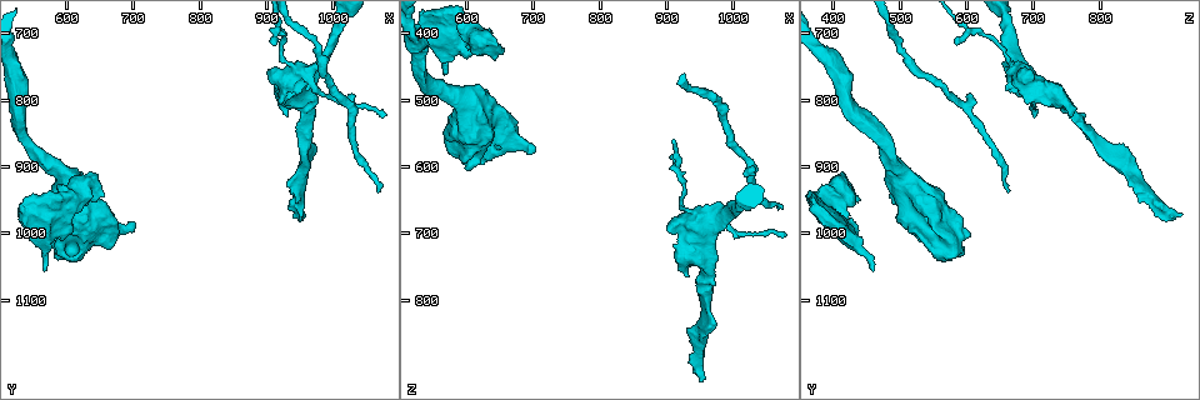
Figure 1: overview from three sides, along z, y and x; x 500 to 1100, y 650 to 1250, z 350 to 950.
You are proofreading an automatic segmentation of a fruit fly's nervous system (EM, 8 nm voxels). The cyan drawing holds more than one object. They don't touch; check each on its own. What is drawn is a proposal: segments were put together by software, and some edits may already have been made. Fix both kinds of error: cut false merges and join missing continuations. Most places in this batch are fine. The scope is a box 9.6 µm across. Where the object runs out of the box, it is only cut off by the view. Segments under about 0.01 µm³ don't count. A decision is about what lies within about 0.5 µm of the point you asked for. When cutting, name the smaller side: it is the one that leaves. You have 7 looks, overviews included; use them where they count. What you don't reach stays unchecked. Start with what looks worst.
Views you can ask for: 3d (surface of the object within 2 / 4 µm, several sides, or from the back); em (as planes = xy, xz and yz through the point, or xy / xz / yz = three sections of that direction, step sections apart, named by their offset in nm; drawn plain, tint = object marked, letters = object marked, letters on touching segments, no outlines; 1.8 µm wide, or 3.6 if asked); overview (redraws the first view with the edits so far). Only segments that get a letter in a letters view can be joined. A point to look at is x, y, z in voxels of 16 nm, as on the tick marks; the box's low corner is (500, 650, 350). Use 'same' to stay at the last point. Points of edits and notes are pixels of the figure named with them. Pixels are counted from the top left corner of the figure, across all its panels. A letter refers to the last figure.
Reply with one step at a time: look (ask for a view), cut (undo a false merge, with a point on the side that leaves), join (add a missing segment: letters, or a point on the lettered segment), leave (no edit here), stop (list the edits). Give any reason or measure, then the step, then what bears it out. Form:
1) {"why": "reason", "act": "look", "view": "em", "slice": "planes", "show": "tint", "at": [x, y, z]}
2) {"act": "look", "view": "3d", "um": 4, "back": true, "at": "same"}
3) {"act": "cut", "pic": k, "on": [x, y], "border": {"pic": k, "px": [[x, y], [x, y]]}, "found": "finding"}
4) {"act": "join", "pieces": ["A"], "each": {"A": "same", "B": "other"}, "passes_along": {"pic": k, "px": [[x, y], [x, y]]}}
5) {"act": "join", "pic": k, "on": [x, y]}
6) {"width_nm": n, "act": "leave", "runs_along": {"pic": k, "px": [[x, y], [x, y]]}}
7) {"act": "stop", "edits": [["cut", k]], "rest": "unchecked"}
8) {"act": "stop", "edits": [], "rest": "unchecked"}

{"why": "free end", "act": "look", "view": "em", "slice": "planes", "show": "letters", "at": [565, 1060, 460]}

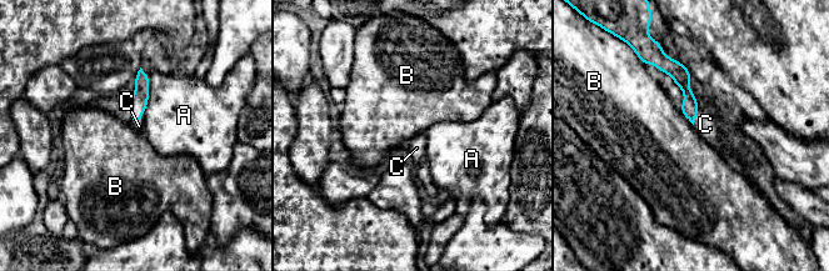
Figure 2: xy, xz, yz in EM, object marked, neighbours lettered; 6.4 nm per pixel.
{"act": "join", "pieces": ["C"], "each": {"A": "other", "B": "other", "C": "same"}, "passes_along": {"pic": 2, "px": [[689, 108], [697, 114], [705, 124]]}, "found": "the cell continues"}

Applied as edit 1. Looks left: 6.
{"act": "look", "view": "overview"}

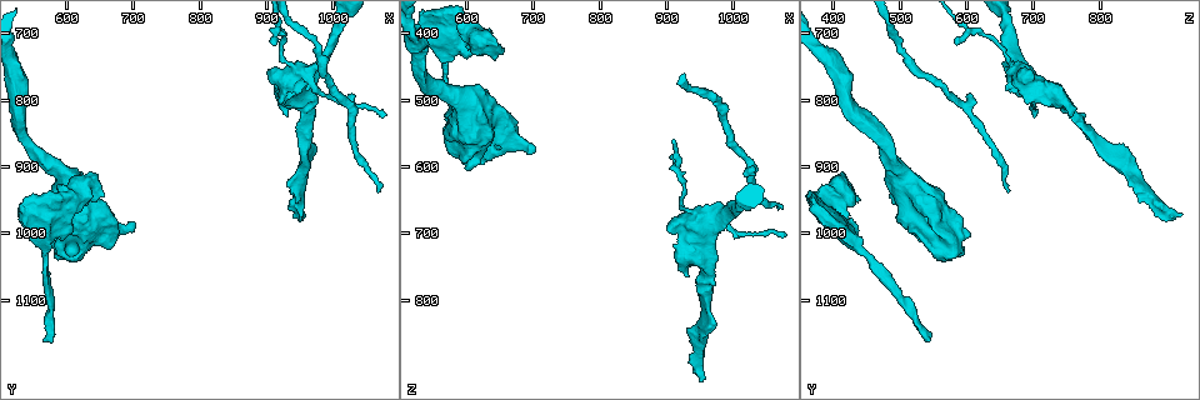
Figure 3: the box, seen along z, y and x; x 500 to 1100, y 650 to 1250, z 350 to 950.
{"why": "an open end", "act": "look", "view": "3d", "um": 2, "at": [655, 940, 420]}

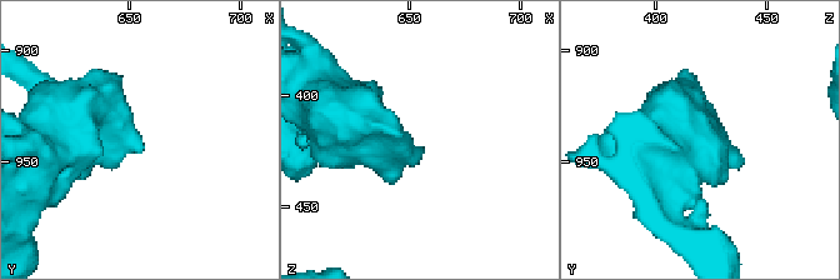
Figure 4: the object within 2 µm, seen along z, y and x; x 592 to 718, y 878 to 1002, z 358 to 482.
{"act": "look", "view": "em", "slice": "planes", "show": "plain", "at": [654, 946, 423]}

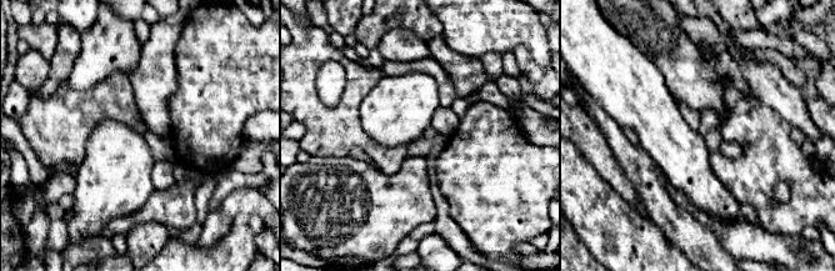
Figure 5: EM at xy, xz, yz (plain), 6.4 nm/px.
{"act": "look", "view": "em", "slice": "planes", "show": "letters", "at": "same"}

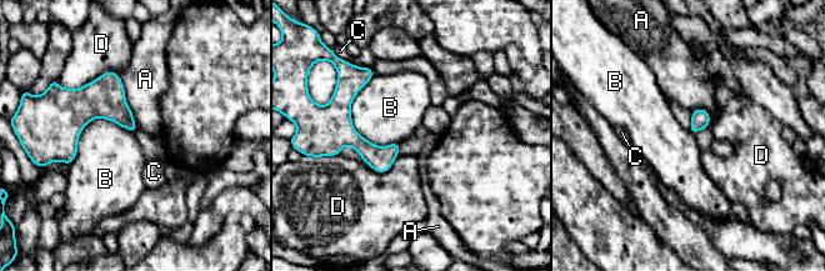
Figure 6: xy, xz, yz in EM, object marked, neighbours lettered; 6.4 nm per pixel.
{"act": "leave", "each": {"A": "other", "B": "other", "C": "other", "D": "other"}, "border": {"pic": 6, "px": [[374, 74], [351, 125], [386, 146]]}, "found": "none of them fits"}

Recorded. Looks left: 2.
{"why": "tapers out", "act": "look", "view": "em", "slice": "planes", "show": "letters", "at": [565, 1160, 545]}

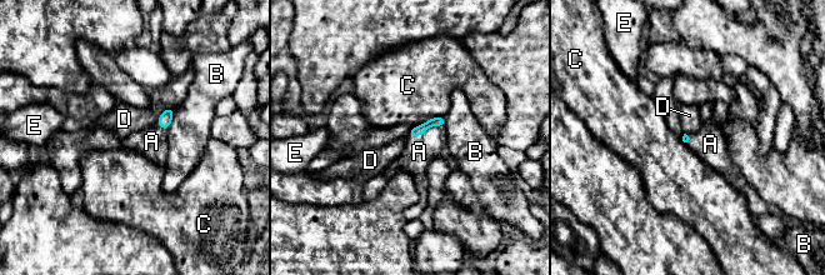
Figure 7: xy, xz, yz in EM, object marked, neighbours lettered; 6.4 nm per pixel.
{"act": "join", "pieces": ["A"], "each": {"A": "same", "B": "other", "C": "other", "D": "other", "E": "other"}, "passes_along": {"pic": 7, "px": [[439, 121], [425, 130], [419, 151]]}, "found": "the cell continues"}

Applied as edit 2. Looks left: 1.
{"act": "stop", "edits": [["join", 2], ["join", 7]], "rest": "unchecked"}

